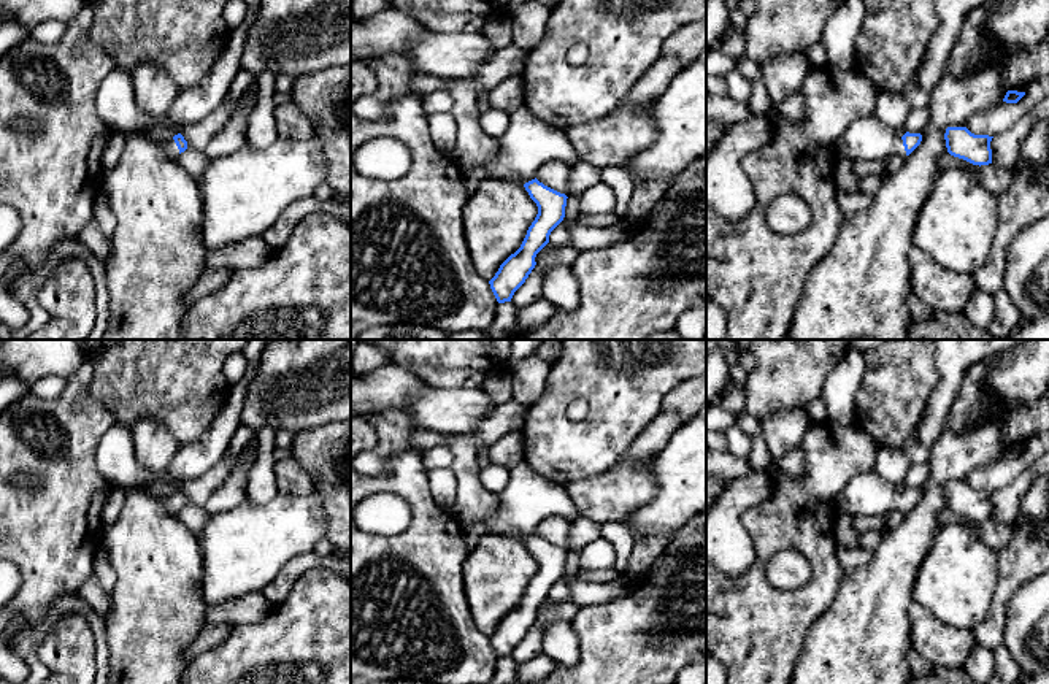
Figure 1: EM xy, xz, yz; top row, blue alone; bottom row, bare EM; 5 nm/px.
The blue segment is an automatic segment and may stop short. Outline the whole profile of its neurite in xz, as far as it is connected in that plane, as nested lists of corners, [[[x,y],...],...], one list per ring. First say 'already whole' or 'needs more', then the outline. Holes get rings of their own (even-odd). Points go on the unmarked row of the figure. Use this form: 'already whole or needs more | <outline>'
needs more | [[[524,462],[511,470],[506,487],[497,497],[498,508],[486,521],[487,528],[497,533],[519,532],[538,562],[538,570],[521,603],[500,621],[489,636],[497,657],[505,659],[511,657],[514,647],[525,638],[536,621],[536,609],[549,598],[551,587],[565,573],[568,552],[540,538],[536,527],[552,516],[573,522],[579,513],[565,487],[546,481]]]

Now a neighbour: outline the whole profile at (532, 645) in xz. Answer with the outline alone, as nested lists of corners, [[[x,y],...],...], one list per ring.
[[[536,619],[525,638],[514,647],[511,659],[522,665],[543,652],[544,621]]]

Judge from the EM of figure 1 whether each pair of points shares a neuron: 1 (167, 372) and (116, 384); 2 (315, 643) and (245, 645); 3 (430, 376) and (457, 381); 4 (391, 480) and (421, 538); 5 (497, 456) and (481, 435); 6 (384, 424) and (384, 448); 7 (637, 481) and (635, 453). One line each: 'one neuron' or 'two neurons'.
1: one neuron
2: one neuron
3: one neuron
4: one neuron
5: two neurons
6: one neuron
7: two neurons

